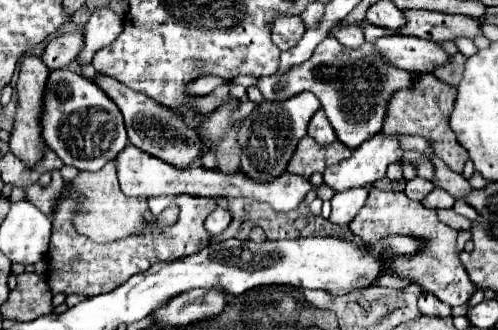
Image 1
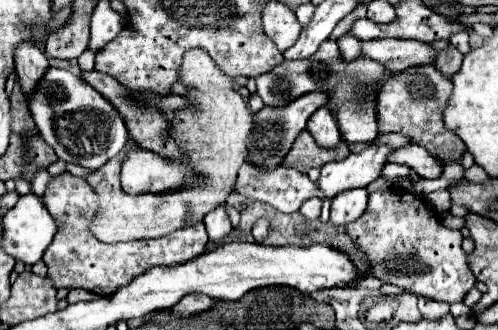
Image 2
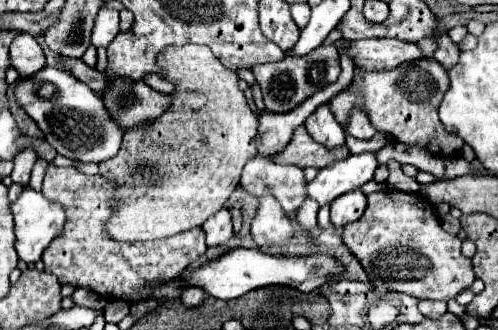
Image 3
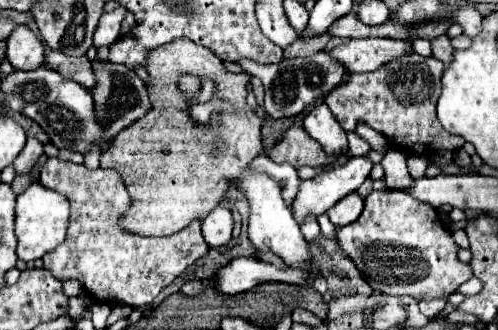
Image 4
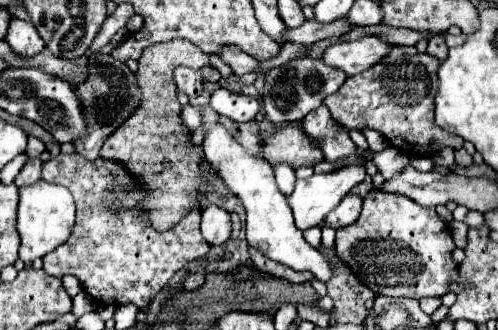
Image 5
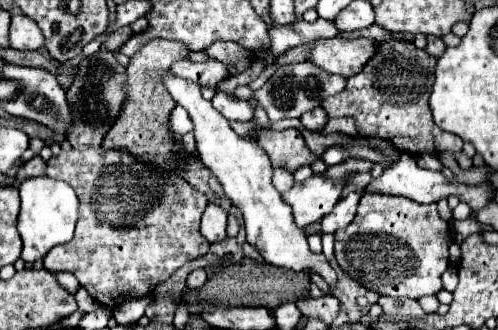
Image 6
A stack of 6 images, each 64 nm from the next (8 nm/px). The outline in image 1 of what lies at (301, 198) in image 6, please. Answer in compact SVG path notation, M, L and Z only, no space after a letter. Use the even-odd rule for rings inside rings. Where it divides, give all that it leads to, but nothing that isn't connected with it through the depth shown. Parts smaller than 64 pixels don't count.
M376 134L358 146L348 160L328 166L324 172L324 184L334 192L372 186L376 180L384 178L388 164L400 160L402 152L404 150L398 146L396 136Z

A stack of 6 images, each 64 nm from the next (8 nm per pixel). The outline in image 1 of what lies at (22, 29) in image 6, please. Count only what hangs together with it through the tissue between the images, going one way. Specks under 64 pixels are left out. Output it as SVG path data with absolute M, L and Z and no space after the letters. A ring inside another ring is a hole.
M24 54L24 58L20 60L20 76L18 76L18 114L16 114L16 126L12 130L12 138L10 138L10 150L26 164L26 166L34 166L40 156L42 156L42 136L40 136L40 102L42 102L42 92L44 92L44 84L48 78L48 66L44 64L44 60L40 56L34 54Z

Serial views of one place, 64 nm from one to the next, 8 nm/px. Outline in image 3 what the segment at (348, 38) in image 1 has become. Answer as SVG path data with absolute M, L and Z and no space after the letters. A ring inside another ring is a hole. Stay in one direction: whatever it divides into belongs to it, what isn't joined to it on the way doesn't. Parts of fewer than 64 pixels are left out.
M340 54L340 62L344 62L344 70L340 74L340 78L322 88L320 92L316 92L314 96L310 96L308 100L304 100L298 108L294 108L292 112L286 114L272 114L272 112L264 112L260 116L260 128L258 128L258 152L264 156L274 156L278 154L292 138L292 132L296 126L304 124L304 120L322 104L330 102L332 96L336 96L338 92L342 92L354 78L354 64L352 58L346 54Z

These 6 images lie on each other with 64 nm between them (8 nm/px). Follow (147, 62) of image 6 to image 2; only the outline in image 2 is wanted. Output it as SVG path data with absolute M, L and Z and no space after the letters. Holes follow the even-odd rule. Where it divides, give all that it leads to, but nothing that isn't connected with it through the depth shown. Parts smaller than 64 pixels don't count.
M192 48L184 54L178 80L190 86L188 94L184 96L188 100L188 106L176 110L174 118L170 120L168 136L176 140L184 156L168 158L168 162L192 168L200 176L202 184L196 184L192 188L176 188L162 194L122 192L120 168L124 164L124 156L138 148L138 144L128 138L120 156L114 156L86 178L100 196L100 210L92 222L92 232L102 242L116 244L172 234L180 228L186 228L188 224L200 222L214 208L224 206L228 194L234 190L238 170L248 156L248 136L252 134L254 124L252 112L248 110L240 92L234 90L232 78L220 72L220 68L216 68L216 62L202 48Z

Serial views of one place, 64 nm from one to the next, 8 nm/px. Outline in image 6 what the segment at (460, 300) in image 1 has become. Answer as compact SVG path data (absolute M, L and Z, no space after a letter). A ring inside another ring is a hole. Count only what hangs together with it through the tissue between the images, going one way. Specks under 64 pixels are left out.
M362 196L356 218L346 228L336 230L336 260L340 268L358 284L368 290L386 296L420 298L442 290L440 276L448 268L448 246L450 246L450 224L440 218L436 204L416 204L402 196Z

